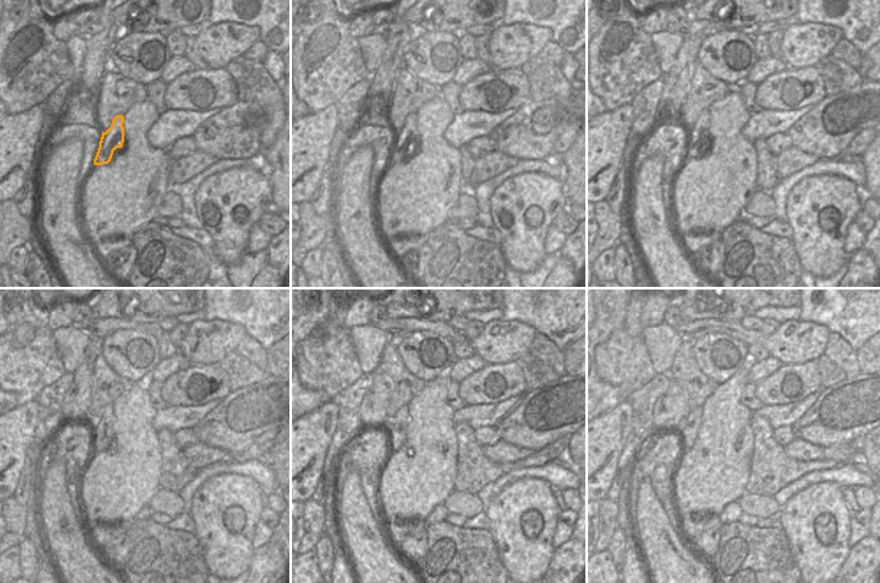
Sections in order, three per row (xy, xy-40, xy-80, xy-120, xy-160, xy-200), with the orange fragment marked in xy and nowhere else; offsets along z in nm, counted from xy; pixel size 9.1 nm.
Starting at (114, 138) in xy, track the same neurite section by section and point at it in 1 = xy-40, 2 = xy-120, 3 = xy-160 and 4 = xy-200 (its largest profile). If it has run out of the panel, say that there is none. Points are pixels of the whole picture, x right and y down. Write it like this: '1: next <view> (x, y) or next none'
1: next xy-40 (404, 142)
2: next xy-120 (103, 434)
3: next xy-160 (397, 426)
4: next xy-200 (690, 426)

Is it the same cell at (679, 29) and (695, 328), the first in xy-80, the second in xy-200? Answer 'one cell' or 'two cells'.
one cell

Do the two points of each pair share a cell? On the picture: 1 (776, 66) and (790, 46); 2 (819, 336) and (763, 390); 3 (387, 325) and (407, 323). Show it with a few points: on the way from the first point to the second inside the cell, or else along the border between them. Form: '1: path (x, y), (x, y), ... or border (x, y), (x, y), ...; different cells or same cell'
1: border (780, 58), (788, 68); different cells
2: border (815, 360), (782, 365); different cells
3: path (393, 325), (402, 325); same cell

